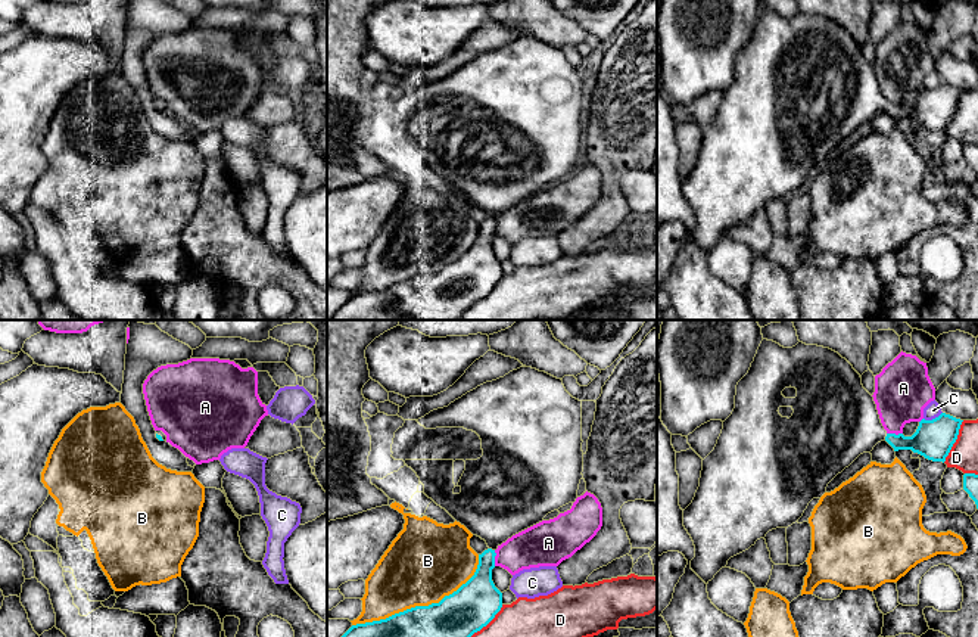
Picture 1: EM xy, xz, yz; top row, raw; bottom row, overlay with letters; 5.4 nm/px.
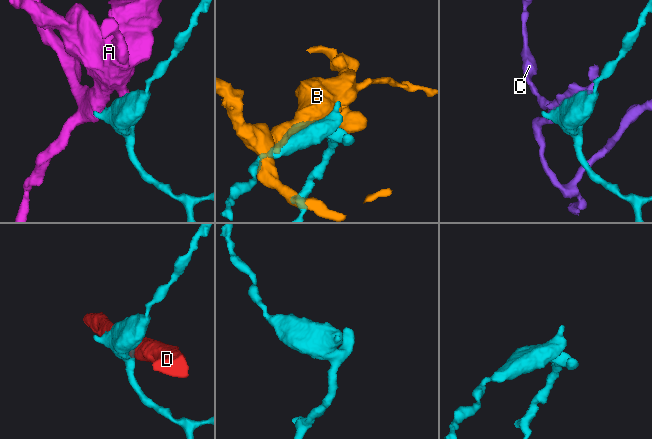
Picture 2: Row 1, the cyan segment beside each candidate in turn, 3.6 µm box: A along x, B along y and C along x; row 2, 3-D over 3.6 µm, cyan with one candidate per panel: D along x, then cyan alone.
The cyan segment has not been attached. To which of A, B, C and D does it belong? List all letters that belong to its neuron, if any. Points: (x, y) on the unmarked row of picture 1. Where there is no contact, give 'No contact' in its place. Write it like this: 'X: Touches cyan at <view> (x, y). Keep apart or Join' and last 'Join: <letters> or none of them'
A: Touches cyan at xz (494, 227). Keep apart
B: Touches cyan at xz (421, 276). Keep apart
C: Touches cyan at yz (933, 89). Keep apart
D: Touches cyan at yz (955, 111). Keep apart
Join: none of them

